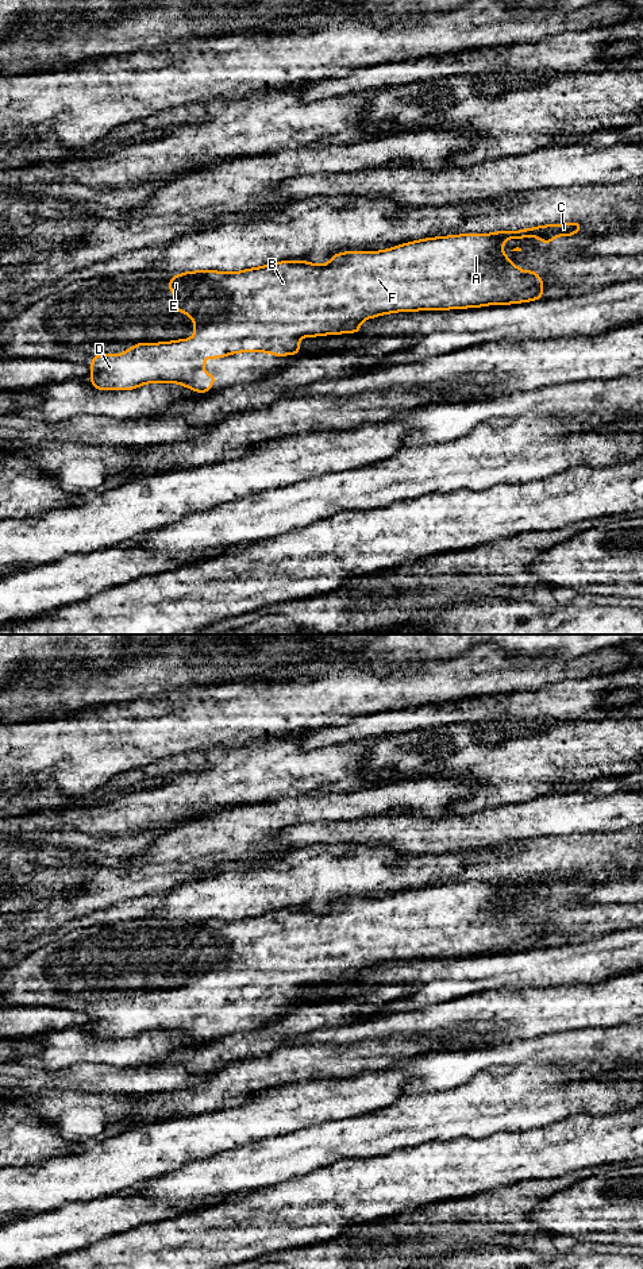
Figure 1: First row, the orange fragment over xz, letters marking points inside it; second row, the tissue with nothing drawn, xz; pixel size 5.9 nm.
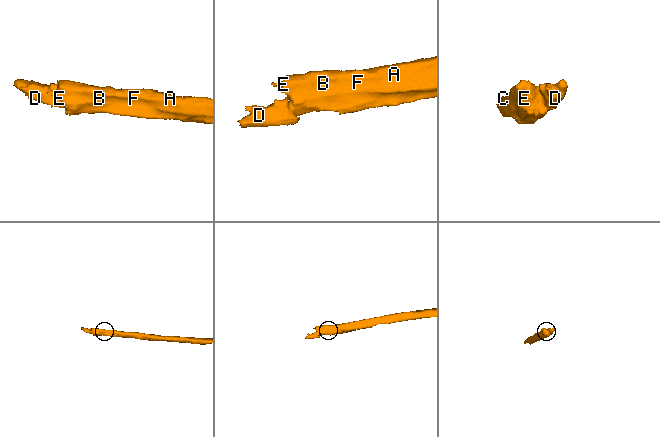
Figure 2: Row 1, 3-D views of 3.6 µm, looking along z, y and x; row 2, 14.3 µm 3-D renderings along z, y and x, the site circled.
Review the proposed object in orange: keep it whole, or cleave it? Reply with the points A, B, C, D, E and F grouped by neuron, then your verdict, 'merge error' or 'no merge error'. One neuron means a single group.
A B C D E F; no merge error

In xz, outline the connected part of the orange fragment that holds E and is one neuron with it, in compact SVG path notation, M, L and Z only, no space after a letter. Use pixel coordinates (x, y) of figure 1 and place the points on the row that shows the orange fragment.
M570 221L558 225L544 224L532 228L523 228L516 231L497 231L490 234L461 234L461 235L448 235L448 236L436 236L436 238L424 238L415 242L403 243L392 248L381 251L344 251L336 252L331 256L330 262L326 265L315 265L308 261L281 261L266 263L261 267L245 269L240 271L226 273L217 270L196 270L196 271L184 271L177 277L169 277L169 293L170 293L170 309L178 309L181 315L189 315L195 323L195 336L190 339L178 339L173 342L159 342L159 343L135 343L132 347L119 355L109 354L97 354L91 358L91 386L96 390L134 390L146 383L180 383L184 387L193 390L195 393L211 393L211 383L217 381L216 374L204 373L204 362L207 358L219 359L231 354L240 352L266 352L274 356L292 355L296 356L301 354L301 346L296 342L301 338L319 338L324 335L340 335L340 333L359 333L362 331L359 323L381 315L397 313L397 312L417 312L417 310L448 310L448 309L466 309L466 308L481 308L488 305L509 305L530 302L536 300L544 300L543 289L544 284L542 277L534 270L524 273L519 265L509 262L507 254L501 251L501 246L508 239L525 239L535 236L543 242L543 247L551 244L557 236L570 236L581 232L584 228L580 221Z

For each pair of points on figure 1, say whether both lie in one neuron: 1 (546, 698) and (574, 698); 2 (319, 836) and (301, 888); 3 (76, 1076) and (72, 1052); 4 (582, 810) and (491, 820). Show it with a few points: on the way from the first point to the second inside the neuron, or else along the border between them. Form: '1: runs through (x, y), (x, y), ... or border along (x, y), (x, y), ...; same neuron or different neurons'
1: runs through (553, 698), (568, 698); same neuron
2: border along (347, 841), (314, 843), (293, 849); different neurons
3: border along (106, 1064), (70, 1064), (43, 1069); different neurons
4: runs through (559, 813), (528, 820), (513, 820); same neuron

